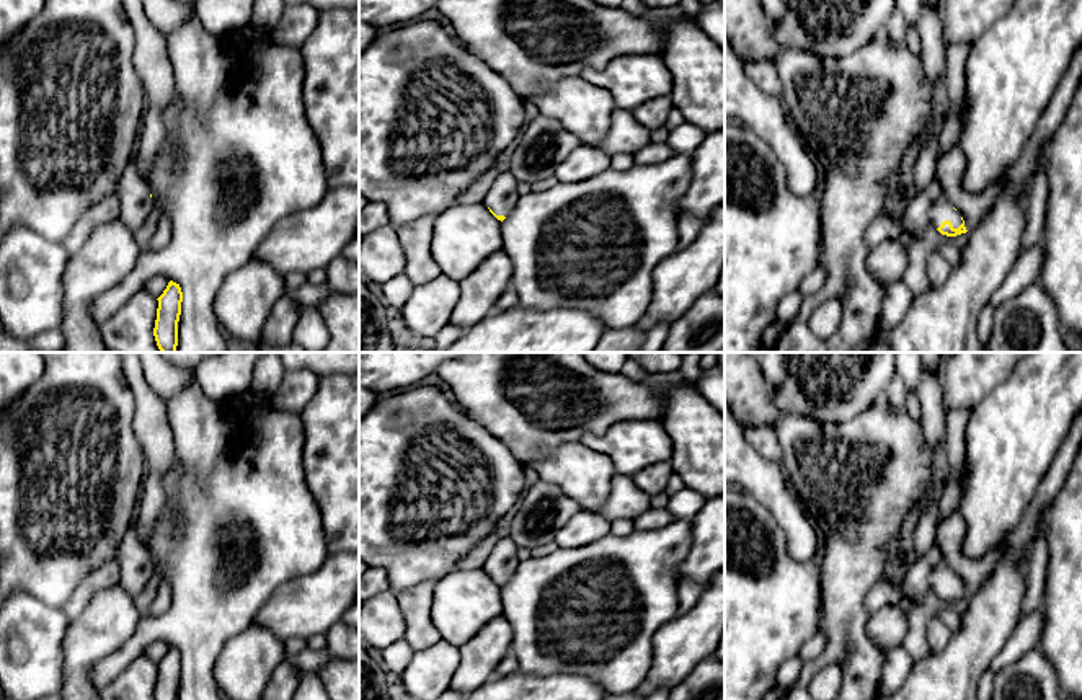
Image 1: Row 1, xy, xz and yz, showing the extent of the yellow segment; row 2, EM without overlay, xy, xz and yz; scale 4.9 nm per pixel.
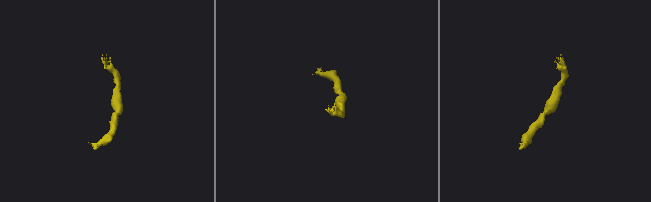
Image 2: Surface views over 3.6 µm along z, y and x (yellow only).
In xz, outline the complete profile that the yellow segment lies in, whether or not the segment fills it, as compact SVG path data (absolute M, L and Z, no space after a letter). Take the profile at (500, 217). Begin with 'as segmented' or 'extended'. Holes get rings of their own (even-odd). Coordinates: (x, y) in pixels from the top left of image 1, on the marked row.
extended; M509 171L498 175L483 201L485 206L490 207L490 212L501 222L512 210L519 197L516 191L517 183L519 181Z

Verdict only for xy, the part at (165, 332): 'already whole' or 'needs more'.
already whole

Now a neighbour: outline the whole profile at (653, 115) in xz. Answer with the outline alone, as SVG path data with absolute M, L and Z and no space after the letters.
M661 96L636 106L633 116L641 126L656 131L666 126L671 109L672 100L669 96Z

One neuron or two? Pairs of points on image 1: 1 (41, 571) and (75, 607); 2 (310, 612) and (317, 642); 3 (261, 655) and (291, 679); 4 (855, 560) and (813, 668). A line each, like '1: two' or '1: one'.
1: two
2: two
3: two
4: one

